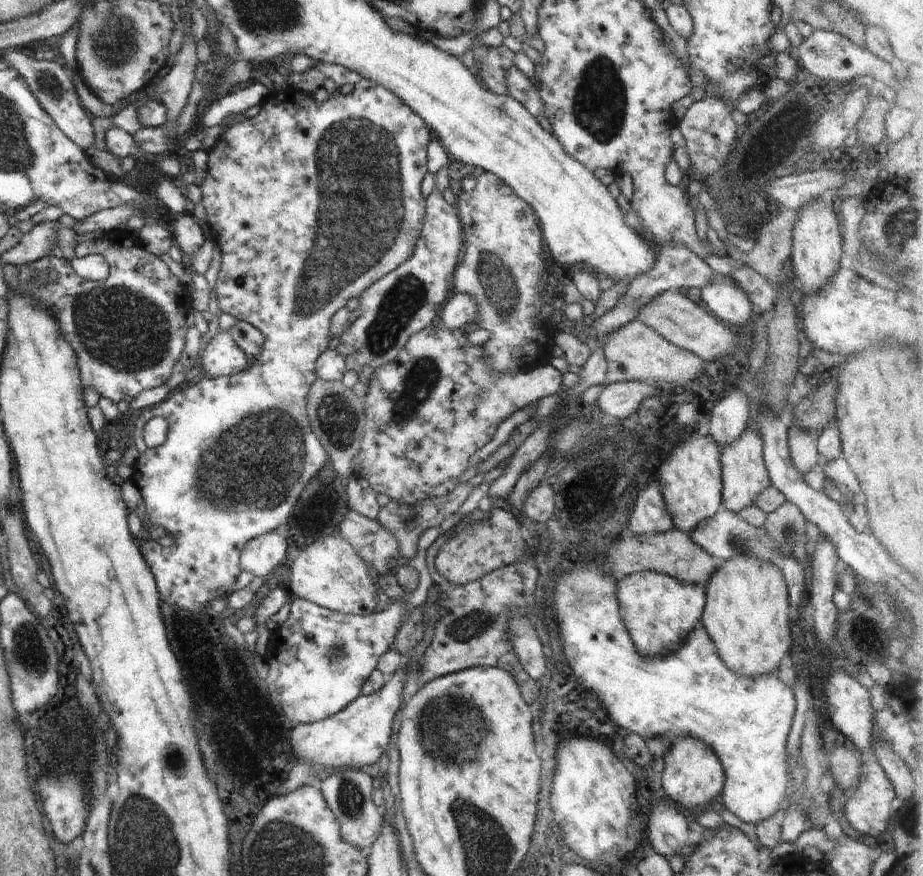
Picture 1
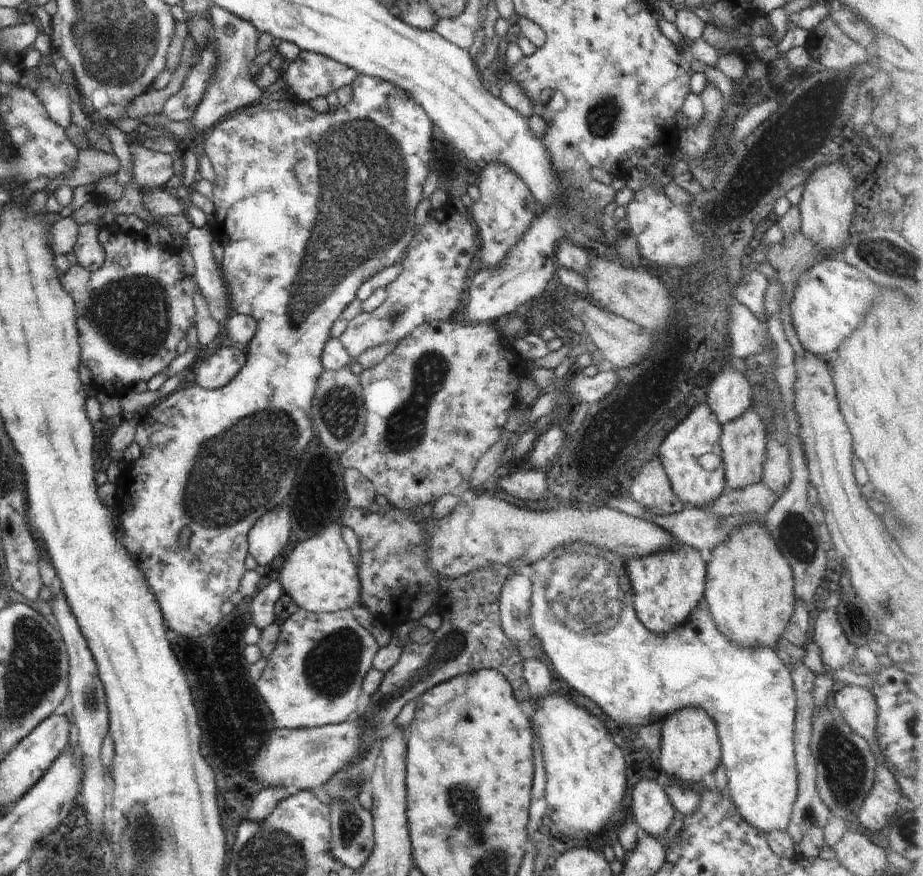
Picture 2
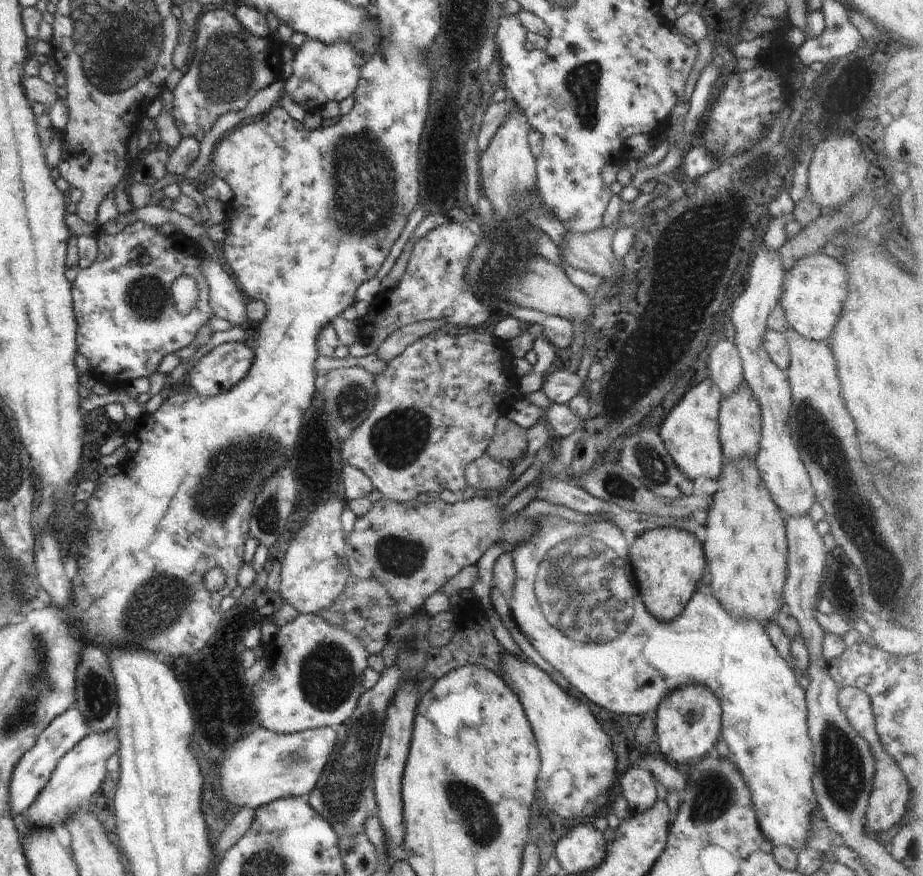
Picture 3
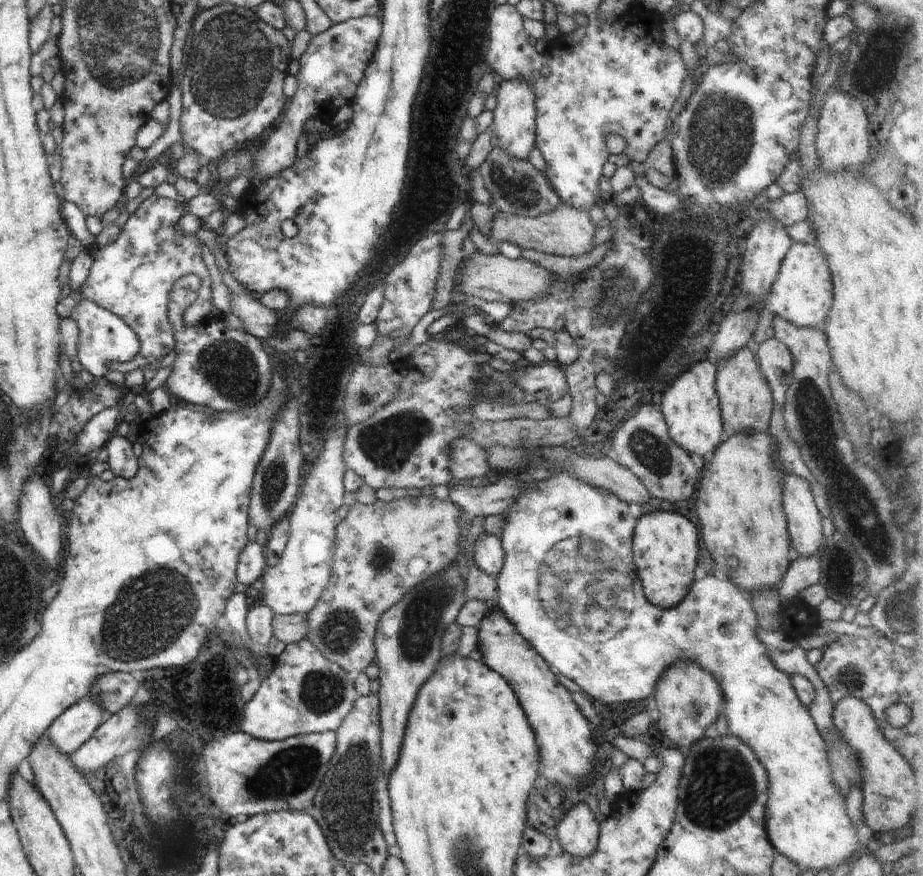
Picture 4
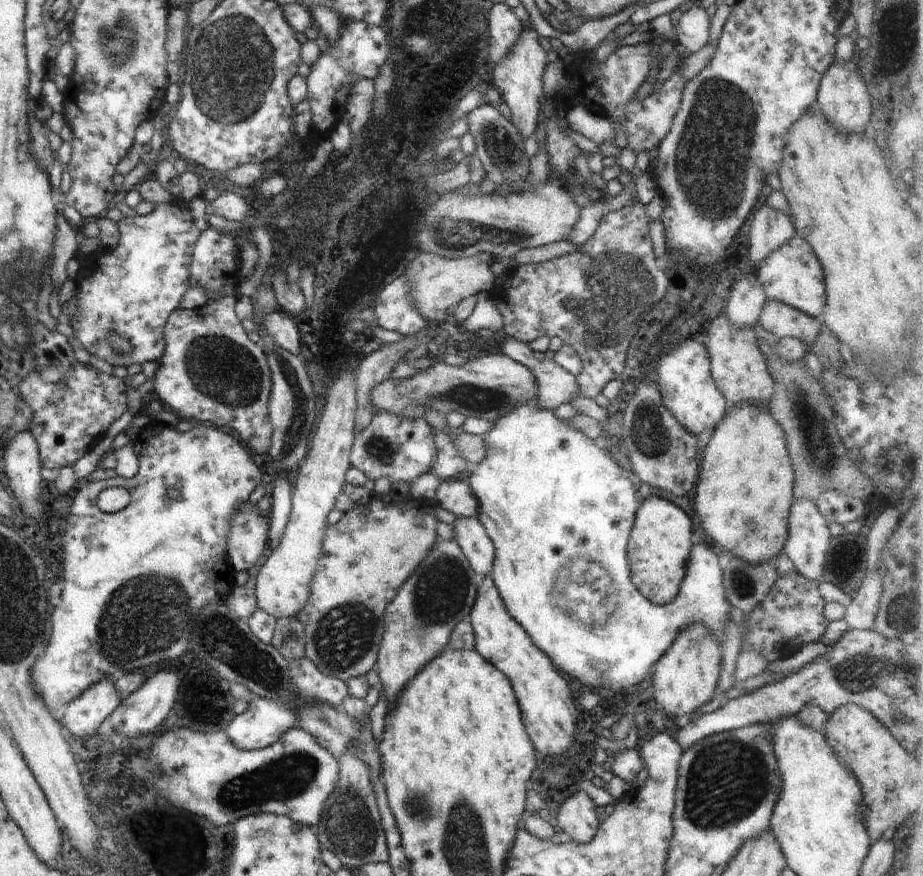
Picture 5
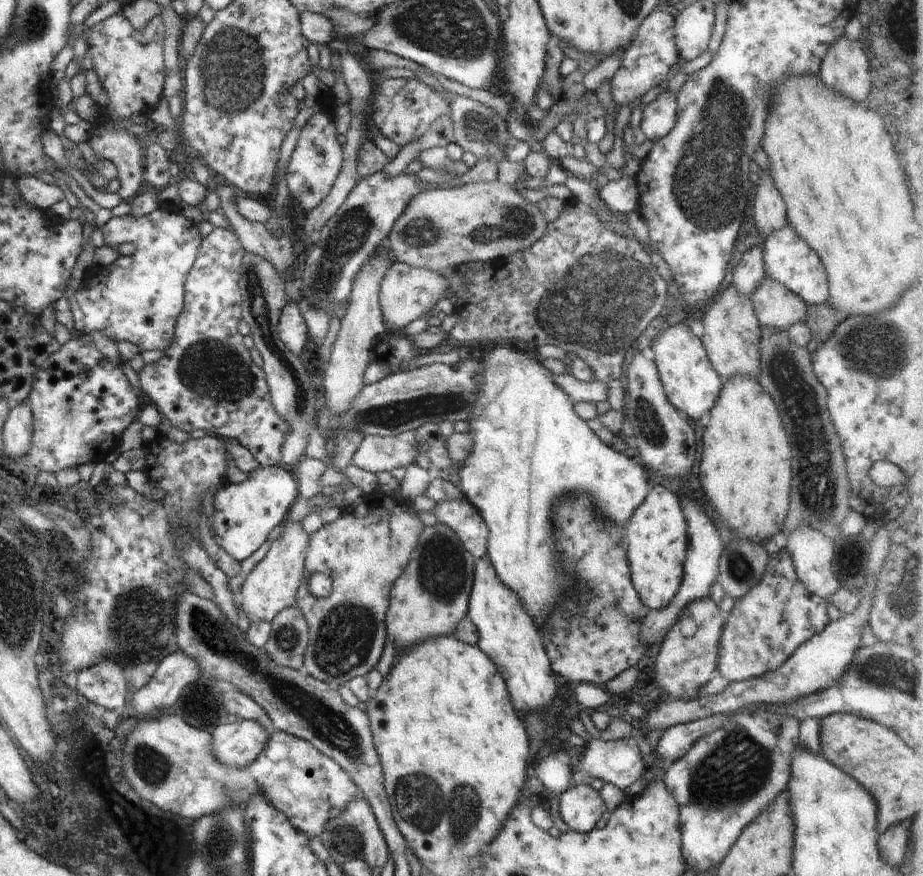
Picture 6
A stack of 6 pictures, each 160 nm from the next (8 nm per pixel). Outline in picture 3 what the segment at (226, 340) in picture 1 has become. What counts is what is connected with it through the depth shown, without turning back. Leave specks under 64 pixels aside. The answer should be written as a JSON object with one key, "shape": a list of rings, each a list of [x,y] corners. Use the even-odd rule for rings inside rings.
{"shape":[[[231,341],[220,344],[189,365],[188,384],[198,394],[217,397],[243,380],[253,360],[252,343]]]}

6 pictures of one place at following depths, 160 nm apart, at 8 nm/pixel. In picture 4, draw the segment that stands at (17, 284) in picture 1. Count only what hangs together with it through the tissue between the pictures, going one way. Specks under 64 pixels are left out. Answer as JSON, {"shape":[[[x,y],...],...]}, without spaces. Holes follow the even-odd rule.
{"shape":[[[150,196],[127,220],[114,242],[90,247],[92,266],[86,282],[66,299],[57,302],[56,312],[66,318],[80,299],[92,301],[102,310],[120,317],[136,333],[140,341],[138,354],[126,364],[112,363],[110,371],[118,370],[125,375],[161,360],[175,350],[176,338],[168,320],[167,304],[169,292],[183,276],[196,275],[201,280],[197,297],[185,308],[185,325],[198,324],[213,308],[210,274],[200,256],[200,248],[190,246],[196,244],[196,238],[182,236],[184,232],[177,223],[187,212],[187,208],[176,200]]]}

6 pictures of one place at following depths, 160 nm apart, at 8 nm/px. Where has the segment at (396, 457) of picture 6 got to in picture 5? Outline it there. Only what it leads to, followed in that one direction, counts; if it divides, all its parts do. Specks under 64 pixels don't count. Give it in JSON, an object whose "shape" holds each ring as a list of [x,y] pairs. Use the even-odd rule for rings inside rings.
{"shape":[[[389,412],[376,413],[372,422],[355,435],[349,461],[372,482],[378,478],[390,478],[392,483],[409,483],[417,476],[428,473],[436,458],[437,450],[431,430],[431,426],[424,419],[413,421],[399,419]]]}

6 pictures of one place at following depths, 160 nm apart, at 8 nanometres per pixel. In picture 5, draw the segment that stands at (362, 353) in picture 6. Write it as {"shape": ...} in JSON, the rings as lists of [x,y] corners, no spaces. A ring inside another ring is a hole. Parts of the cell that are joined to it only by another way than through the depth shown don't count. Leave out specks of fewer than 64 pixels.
{"shape":[[[352,362],[338,380],[330,386],[330,394],[320,416],[320,422],[313,432],[314,440],[306,452],[296,484],[292,486],[291,512],[281,540],[271,550],[265,564],[256,578],[255,596],[258,609],[265,610],[277,619],[296,618],[308,600],[309,584],[318,559],[322,539],[327,529],[326,515],[334,509],[334,503],[342,490],[345,474],[350,468],[350,451],[355,439],[355,418],[357,409],[357,382],[355,373],[360,362]]]}

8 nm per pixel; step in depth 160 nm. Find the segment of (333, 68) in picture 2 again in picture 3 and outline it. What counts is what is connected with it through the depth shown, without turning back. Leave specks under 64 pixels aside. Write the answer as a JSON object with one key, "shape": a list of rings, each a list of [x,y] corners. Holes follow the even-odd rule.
{"shape":[[[314,39],[297,44],[294,60],[287,66],[284,76],[283,94],[287,94],[306,112],[316,106],[324,107],[327,102],[340,102],[353,96],[360,69],[367,61],[365,56],[348,41],[336,41],[327,45]]]}

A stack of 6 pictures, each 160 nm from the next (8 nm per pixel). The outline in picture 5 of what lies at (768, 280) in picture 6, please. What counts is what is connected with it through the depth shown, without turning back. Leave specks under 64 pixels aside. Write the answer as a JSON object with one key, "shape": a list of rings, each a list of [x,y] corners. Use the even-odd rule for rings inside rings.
{"shape":[[[770,300],[760,311],[757,324],[777,339],[792,337],[807,344],[807,352],[820,332],[821,319],[791,307],[784,301]]]}

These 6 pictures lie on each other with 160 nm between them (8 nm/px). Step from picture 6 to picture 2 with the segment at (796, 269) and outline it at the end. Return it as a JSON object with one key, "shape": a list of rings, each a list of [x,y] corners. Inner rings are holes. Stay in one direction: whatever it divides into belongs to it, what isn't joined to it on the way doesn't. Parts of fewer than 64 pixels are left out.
{"shape":[[[826,256],[812,265],[796,283],[789,306],[794,330],[805,350],[819,358],[837,350],[864,318],[868,302],[874,298],[874,292],[878,292],[876,284],[867,273],[842,261],[839,256]]]}

